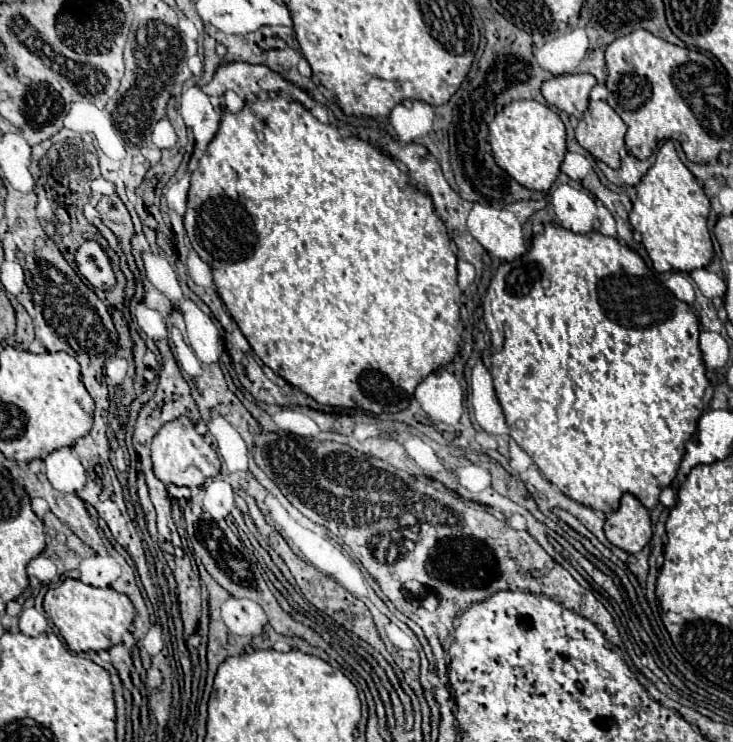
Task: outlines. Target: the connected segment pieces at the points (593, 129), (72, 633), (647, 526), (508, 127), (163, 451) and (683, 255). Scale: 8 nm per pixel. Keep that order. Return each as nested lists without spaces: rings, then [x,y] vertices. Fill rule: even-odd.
[[[591,100],[575,128],[575,136],[577,142],[595,158],[603,160],[611,168],[619,168],[619,152],[625,146],[625,130],[625,122],[607,102]]]
[[[63,580],[61,586],[51,588],[45,594],[43,602],[45,614],[59,628],[67,646],[75,652],[89,650],[109,650],[121,642],[123,634],[133,624],[133,604],[125,594],[119,594],[113,588],[95,588],[87,586],[81,580]]]
[[[623,494],[619,510],[605,520],[605,536],[613,546],[637,554],[653,536],[649,510],[635,496]]]
[[[515,100],[507,104],[493,122],[489,124],[489,144],[493,148],[493,158],[495,162],[509,174],[513,176],[521,186],[529,190],[549,190],[555,178],[559,176],[559,166],[565,156],[565,126],[557,112],[553,112],[549,106],[539,104],[535,100]]]
[[[187,418],[167,422],[155,434],[151,454],[153,454],[153,472],[163,484],[189,486],[189,488],[201,486],[207,478],[217,476],[219,468],[221,468],[221,462],[217,458],[215,448],[205,442],[205,438],[195,430],[195,424]]]
[[[667,140],[657,152],[655,164],[637,184],[637,202],[629,212],[633,230],[643,238],[643,246],[657,272],[691,272],[709,266],[713,260],[713,244],[707,230],[709,198],[699,186],[697,178],[679,160],[671,140]]]

